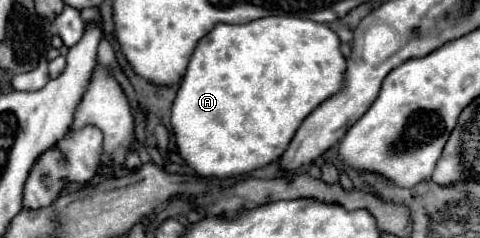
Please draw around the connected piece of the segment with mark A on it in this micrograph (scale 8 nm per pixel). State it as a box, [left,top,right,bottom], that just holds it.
[172,16,346,178]

